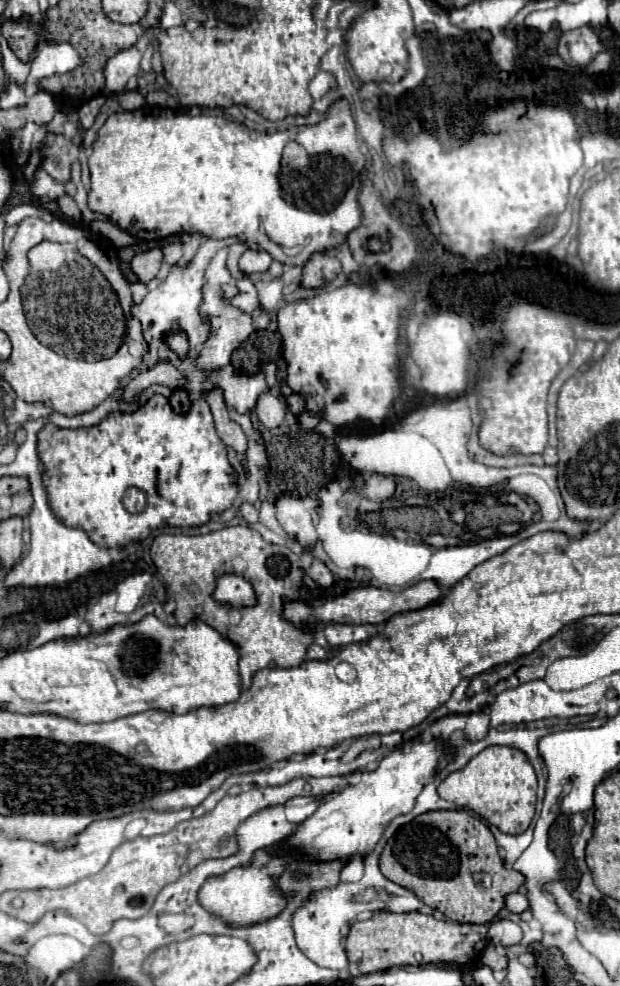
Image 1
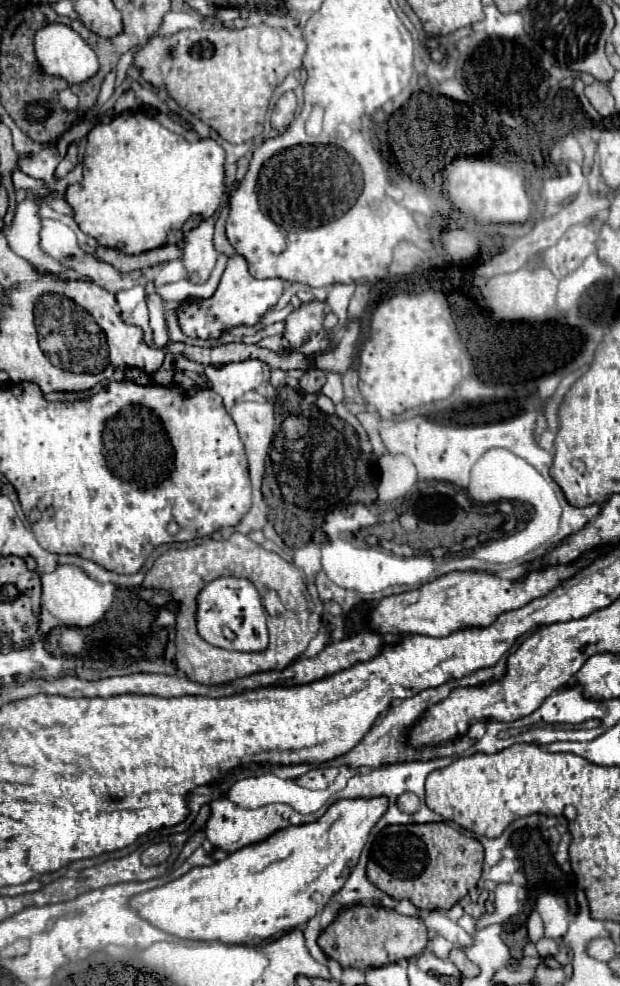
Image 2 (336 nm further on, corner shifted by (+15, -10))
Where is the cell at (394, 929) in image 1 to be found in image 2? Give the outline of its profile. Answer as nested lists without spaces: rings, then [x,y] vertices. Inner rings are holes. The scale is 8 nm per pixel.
[[[353,905],[339,911],[335,921],[323,929],[319,937],[319,947],[327,957],[335,959],[341,967],[369,969],[381,967],[391,961],[409,959],[421,953],[427,945],[427,929],[419,917],[407,917],[393,909],[375,907],[375,905]]]

